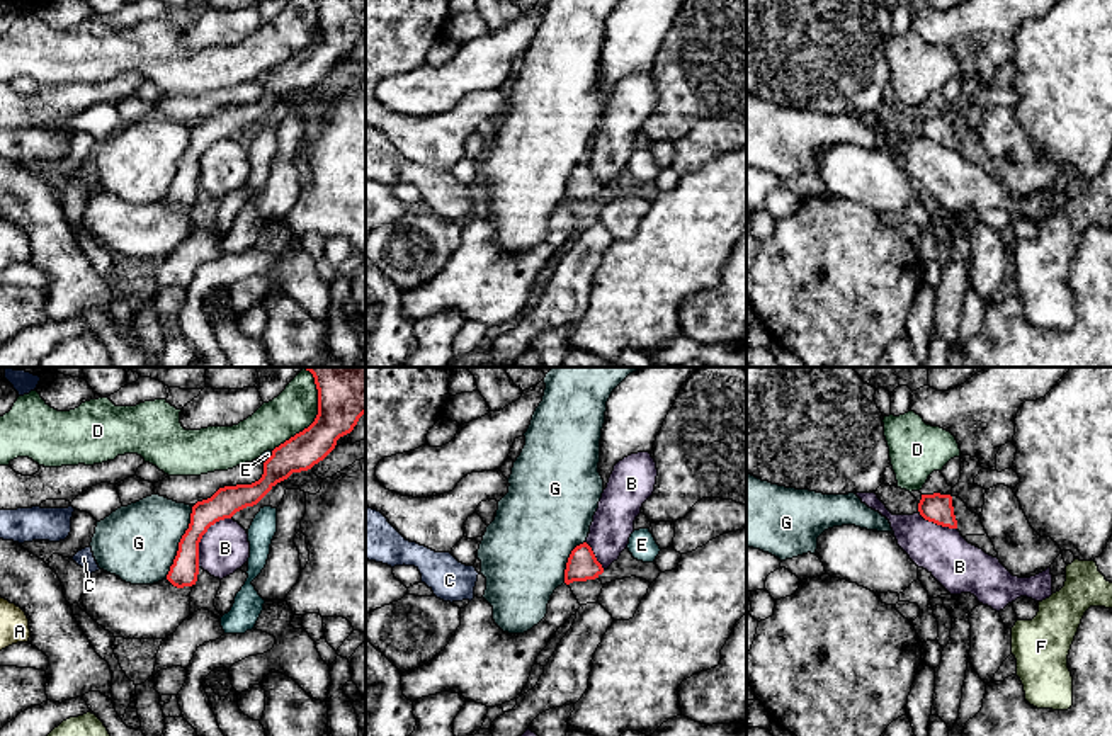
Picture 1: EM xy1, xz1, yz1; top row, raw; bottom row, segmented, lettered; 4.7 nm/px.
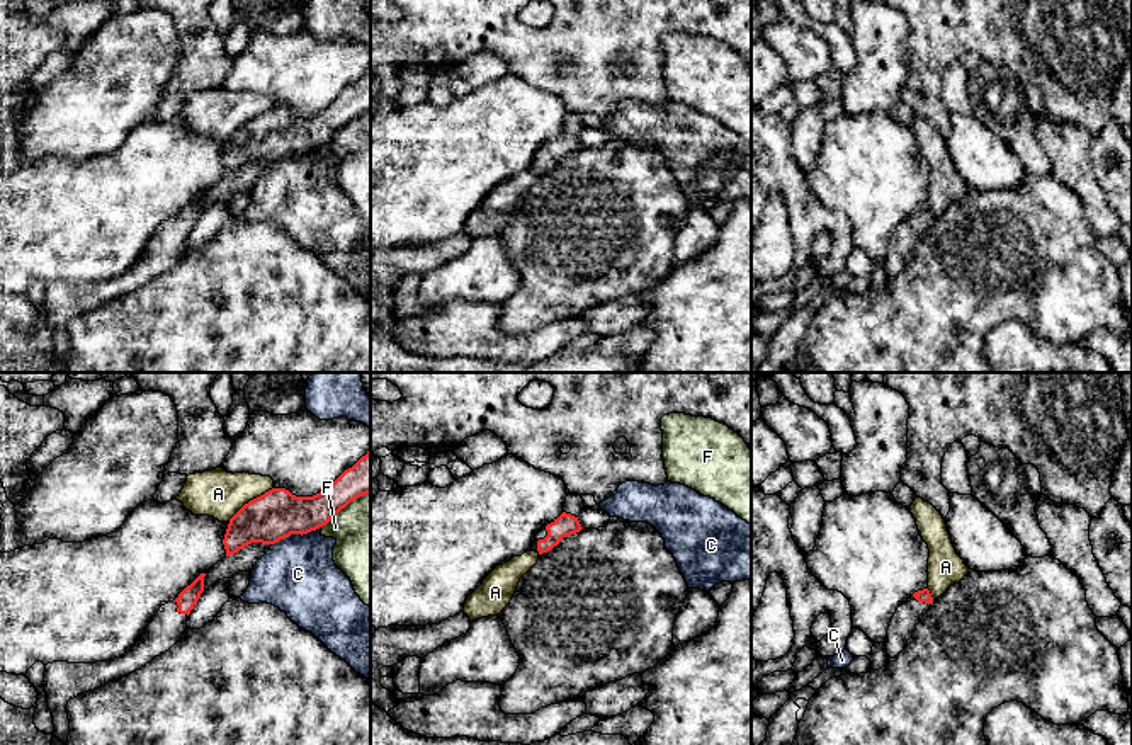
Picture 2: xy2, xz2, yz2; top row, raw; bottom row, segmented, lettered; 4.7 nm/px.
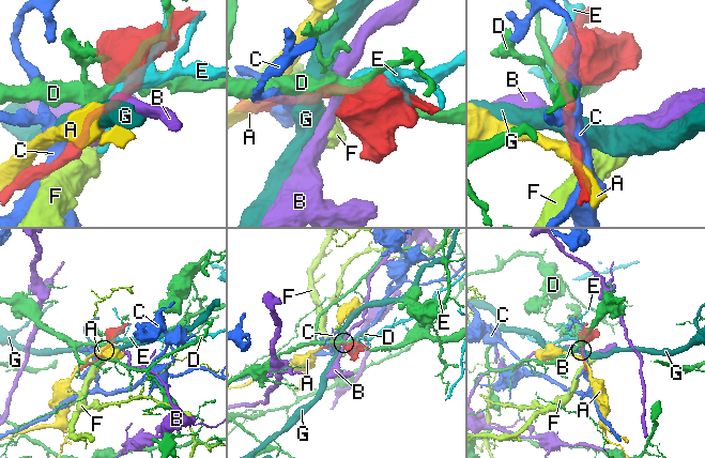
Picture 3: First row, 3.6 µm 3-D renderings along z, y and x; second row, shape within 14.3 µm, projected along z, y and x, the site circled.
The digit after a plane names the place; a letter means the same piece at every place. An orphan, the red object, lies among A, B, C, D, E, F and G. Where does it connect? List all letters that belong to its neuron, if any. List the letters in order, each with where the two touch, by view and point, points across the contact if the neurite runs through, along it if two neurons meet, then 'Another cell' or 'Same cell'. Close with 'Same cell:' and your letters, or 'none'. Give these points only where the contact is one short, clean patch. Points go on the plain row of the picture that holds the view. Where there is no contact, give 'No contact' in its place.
A: Touches red at xy2 (250, 119). Another cell
B: Touches red at xy1 (201, 157). Boundary: xy1 (230, 136), (216, 140), (203, 155), (198, 186). Another cell
C: Touches red at xy2 (296, 152). Another cell
D: Touches red at xy1 (313, 41). Another cell
E: Touches red at xy1 (269, 77). Another cell
F: Touches red at xy2 (345, 125). Another cell
G: Touches red at xy1 (179, 162). Another cell
Same cell: none

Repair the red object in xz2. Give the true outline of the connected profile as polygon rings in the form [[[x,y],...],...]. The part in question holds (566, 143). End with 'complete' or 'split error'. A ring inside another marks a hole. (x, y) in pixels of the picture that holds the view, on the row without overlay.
[[[563,131],[558,138],[546,141],[535,153],[532,170],[542,173],[561,162],[563,156],[580,151],[578,136]]]; split error

